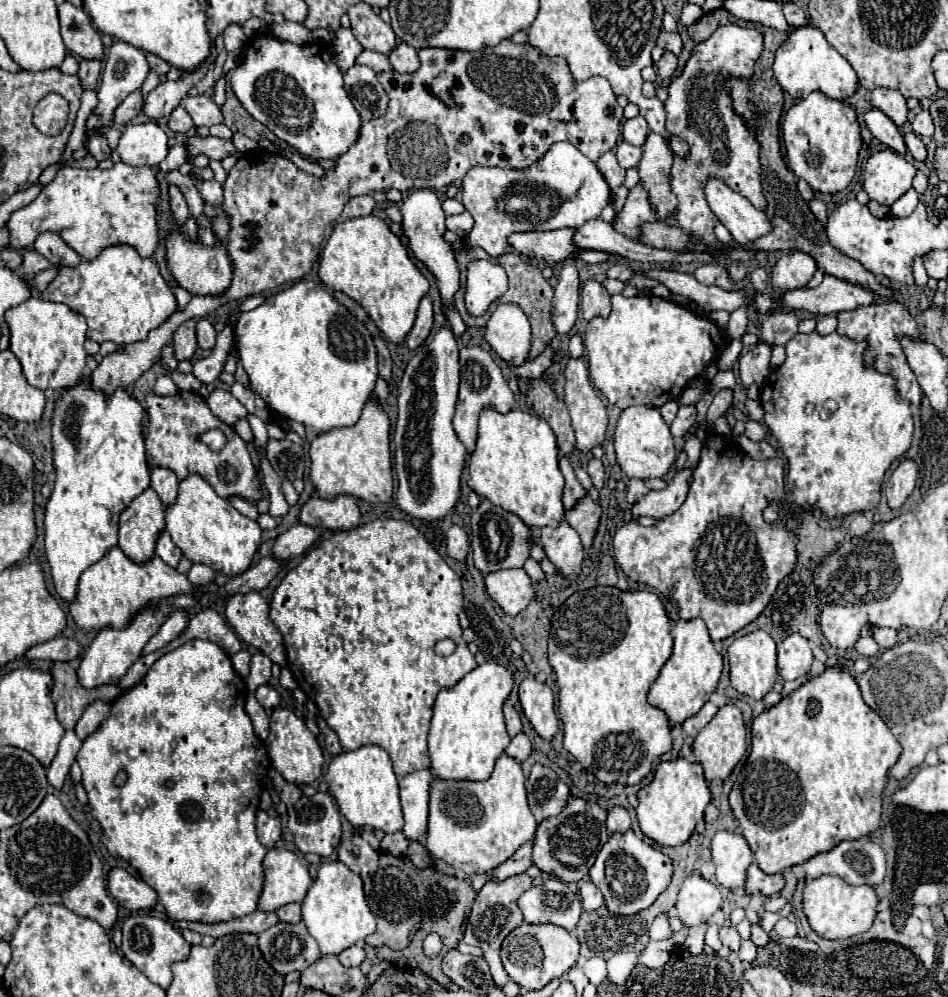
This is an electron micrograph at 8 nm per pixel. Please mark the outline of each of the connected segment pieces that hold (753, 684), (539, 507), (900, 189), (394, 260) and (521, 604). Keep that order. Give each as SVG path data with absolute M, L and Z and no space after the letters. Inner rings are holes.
M756 630L752 634L736 638L728 648L728 658L730 658L730 684L740 694L746 694L754 700L762 700L774 688L774 682L778 678L776 644L768 634L764 634L764 630Z
M486 408L480 414L476 450L468 462L468 486L482 498L516 514L530 528L560 526L564 520L564 476L558 466L558 446L552 428L538 416L522 410L498 414Z
M882 150L868 158L864 168L864 190L870 200L892 206L910 186L916 168L894 150Z
M374 216L342 220L334 226L326 248L322 250L318 274L322 284L356 300L368 312L382 336L392 344L404 342L406 334L414 326L418 304L430 288L398 236L390 232L384 220Z
M498 570L484 578L490 598L510 616L520 614L534 598L534 588L524 570Z

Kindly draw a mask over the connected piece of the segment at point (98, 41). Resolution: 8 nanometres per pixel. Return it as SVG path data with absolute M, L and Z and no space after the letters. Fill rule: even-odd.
M70 2L58 6L60 32L66 48L80 60L104 60L104 44L86 10L74 8Z

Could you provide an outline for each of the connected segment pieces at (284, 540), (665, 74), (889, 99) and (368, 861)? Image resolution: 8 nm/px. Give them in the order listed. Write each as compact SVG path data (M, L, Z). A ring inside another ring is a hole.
M306 524L292 526L288 532L278 536L278 540L274 544L274 558L280 562L294 560L294 558L302 556L318 540L318 536L320 536L318 528L312 528Z
M664 52L664 56L658 60L658 74L662 78L672 78L676 72L676 56L672 52Z
M874 88L872 90L872 106L882 110L896 126L902 126L908 116L906 98L900 94L900 90L894 88Z
M352 834L340 842L338 860L360 876L376 872L378 858L380 858L378 850L374 850L366 840L362 840L360 834Z

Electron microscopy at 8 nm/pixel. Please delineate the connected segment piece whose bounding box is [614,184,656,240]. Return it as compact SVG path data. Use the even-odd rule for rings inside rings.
M638 184L636 188L630 190L622 212L614 220L614 228L620 234L636 240L638 234L640 234L640 224L642 222L652 222L652 220L656 220L656 216L654 216L652 208L650 208L648 194L644 194L644 188Z

